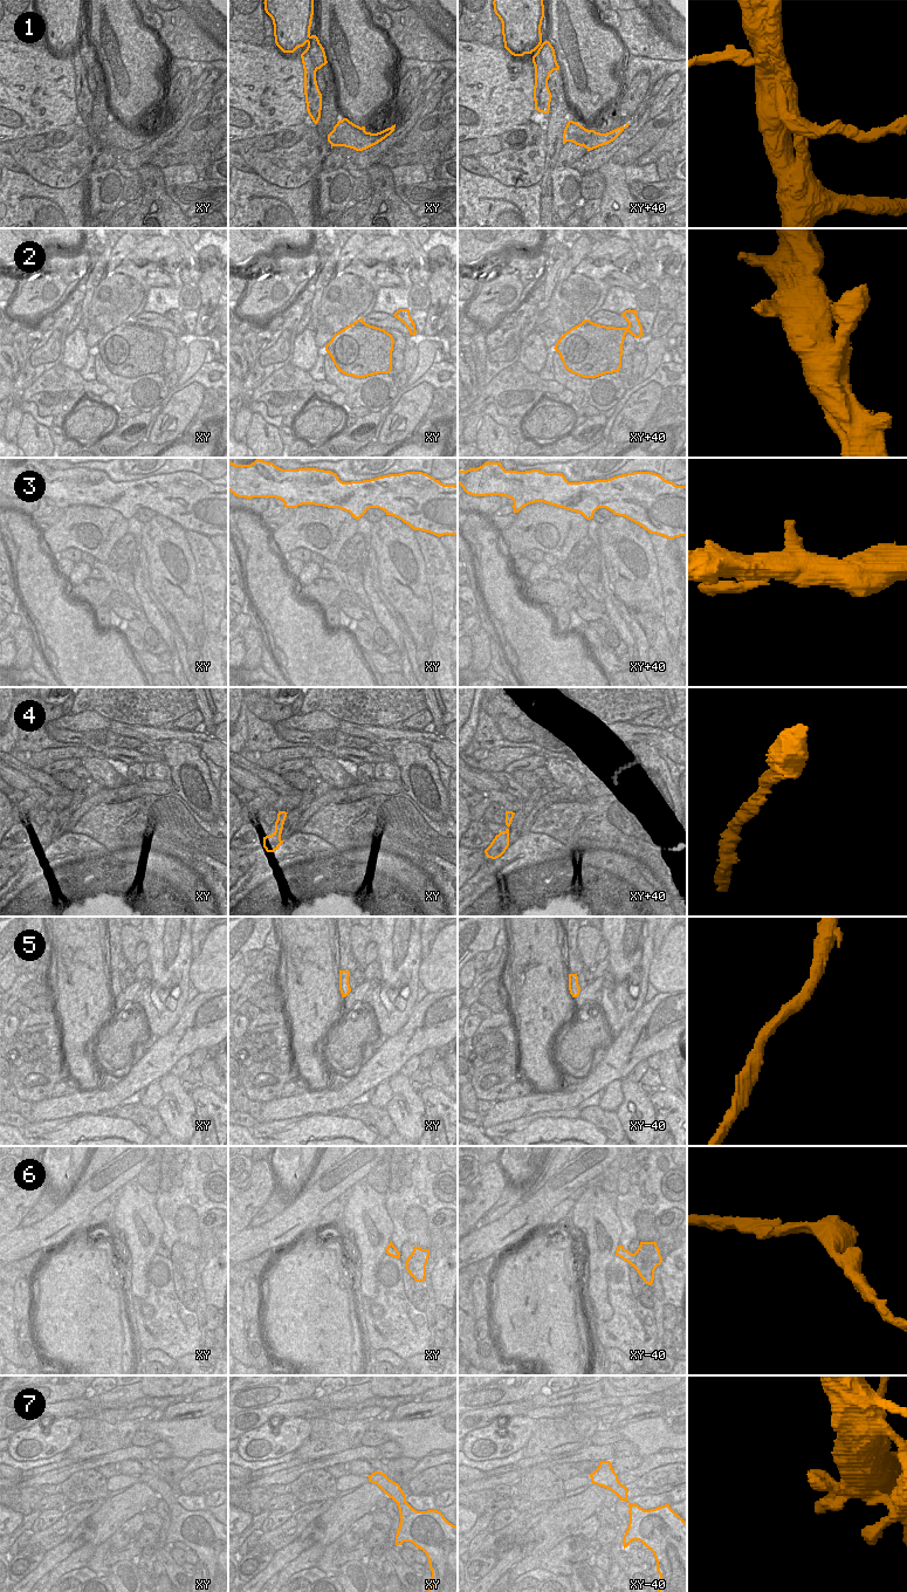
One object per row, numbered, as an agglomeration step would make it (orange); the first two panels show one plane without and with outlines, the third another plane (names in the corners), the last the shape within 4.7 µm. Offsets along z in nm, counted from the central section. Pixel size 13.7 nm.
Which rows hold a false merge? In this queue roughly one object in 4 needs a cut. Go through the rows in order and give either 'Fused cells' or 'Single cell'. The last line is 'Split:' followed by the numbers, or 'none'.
1: Fused cells
2: Single cell
3: Single cell
4: Single cell
5: Single cell
6: Single cell
7: Single cell
Split: 1

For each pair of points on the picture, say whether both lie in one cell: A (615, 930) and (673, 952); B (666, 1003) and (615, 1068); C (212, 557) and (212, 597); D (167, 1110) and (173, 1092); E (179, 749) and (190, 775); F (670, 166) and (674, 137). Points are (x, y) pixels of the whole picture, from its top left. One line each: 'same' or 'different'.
A: different
B: same
C: same
D: same
E: same
F: different

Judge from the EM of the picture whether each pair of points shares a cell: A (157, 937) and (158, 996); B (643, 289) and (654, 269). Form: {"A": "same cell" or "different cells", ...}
{"A": "same cell", "B": "different cells"}

